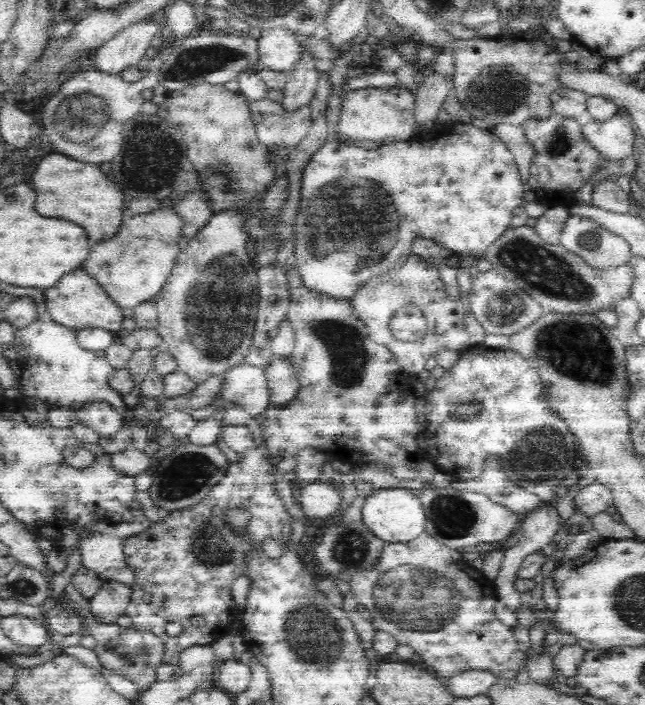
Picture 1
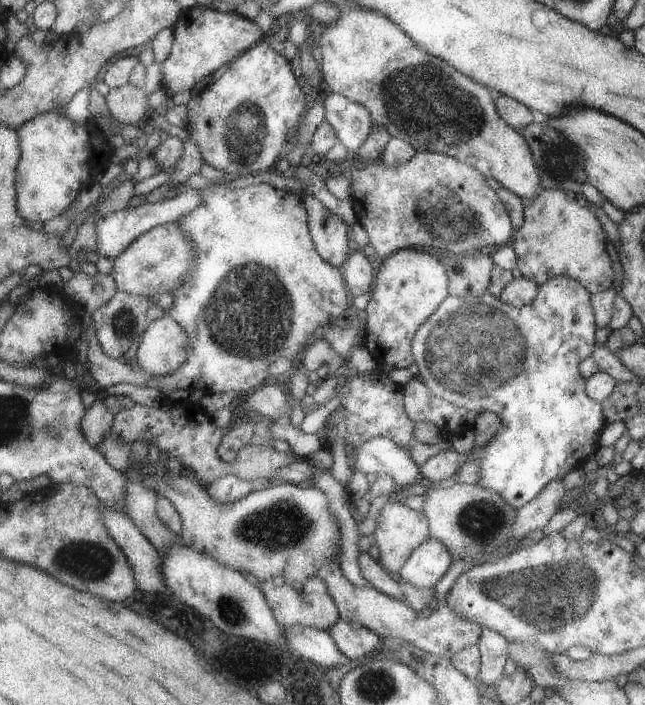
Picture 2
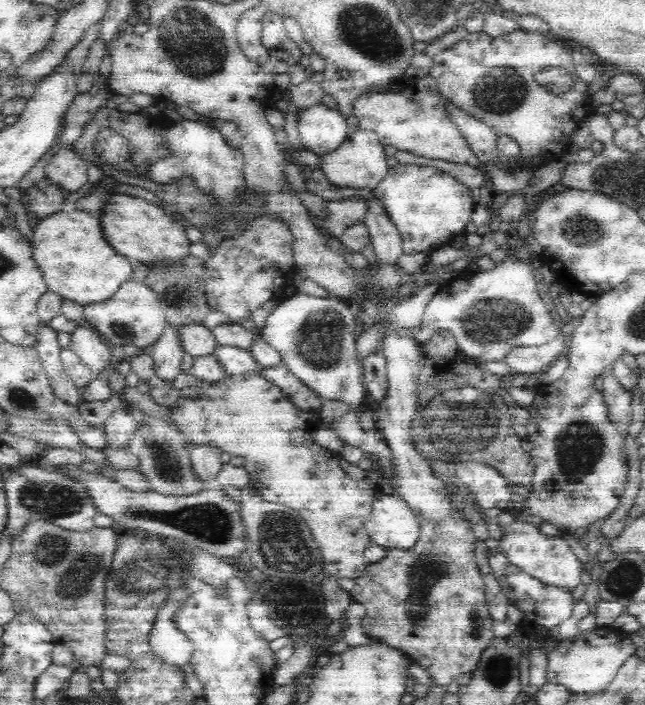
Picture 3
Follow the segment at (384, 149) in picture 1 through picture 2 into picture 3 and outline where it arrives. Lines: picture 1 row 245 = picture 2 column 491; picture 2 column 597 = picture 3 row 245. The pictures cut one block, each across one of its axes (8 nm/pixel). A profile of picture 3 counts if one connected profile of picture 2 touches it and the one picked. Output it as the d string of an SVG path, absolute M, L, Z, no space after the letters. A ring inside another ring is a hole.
M397 165L389 168L374 192L402 237L405 254L433 252L452 244L458 235L468 236L463 232L464 224L468 222L475 203L470 197L470 190L450 174L434 167Z

